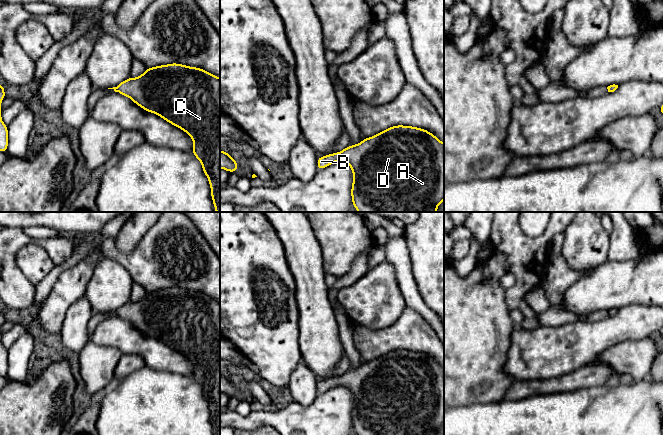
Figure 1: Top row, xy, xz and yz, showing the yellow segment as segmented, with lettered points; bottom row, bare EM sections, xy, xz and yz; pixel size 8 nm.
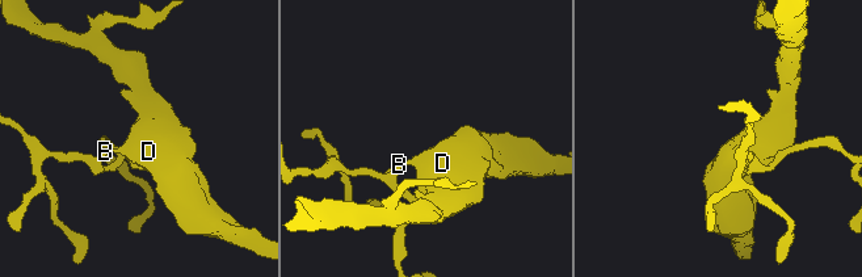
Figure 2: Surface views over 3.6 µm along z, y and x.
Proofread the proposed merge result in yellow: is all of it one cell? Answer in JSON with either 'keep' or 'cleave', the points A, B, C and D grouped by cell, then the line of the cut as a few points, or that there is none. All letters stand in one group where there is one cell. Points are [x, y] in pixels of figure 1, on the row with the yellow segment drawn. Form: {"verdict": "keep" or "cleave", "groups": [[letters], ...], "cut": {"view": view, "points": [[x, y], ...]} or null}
{"verdict": "keep", "groups": [["A", "B", "C", "D"]], "cut": null}

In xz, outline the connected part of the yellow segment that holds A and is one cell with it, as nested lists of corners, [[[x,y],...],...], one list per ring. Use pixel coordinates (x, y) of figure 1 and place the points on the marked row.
[[[396,125],[338,153],[317,158],[317,170],[336,161],[349,164],[353,172],[352,205],[358,212],[436,212],[444,200],[444,143],[431,132],[413,126]]]

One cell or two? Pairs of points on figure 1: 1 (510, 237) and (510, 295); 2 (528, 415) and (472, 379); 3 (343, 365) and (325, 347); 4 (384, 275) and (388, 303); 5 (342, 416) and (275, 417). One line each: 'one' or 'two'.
1: one
2: two
3: two
4: one
5: one

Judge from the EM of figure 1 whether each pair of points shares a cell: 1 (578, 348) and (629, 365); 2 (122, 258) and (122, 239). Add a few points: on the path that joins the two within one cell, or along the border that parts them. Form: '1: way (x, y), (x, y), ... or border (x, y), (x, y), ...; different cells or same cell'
1: border (619, 342), (605, 349), (589, 363); different cells
2: border (141, 238), (129, 252), (120, 252), (115, 247); different cells

